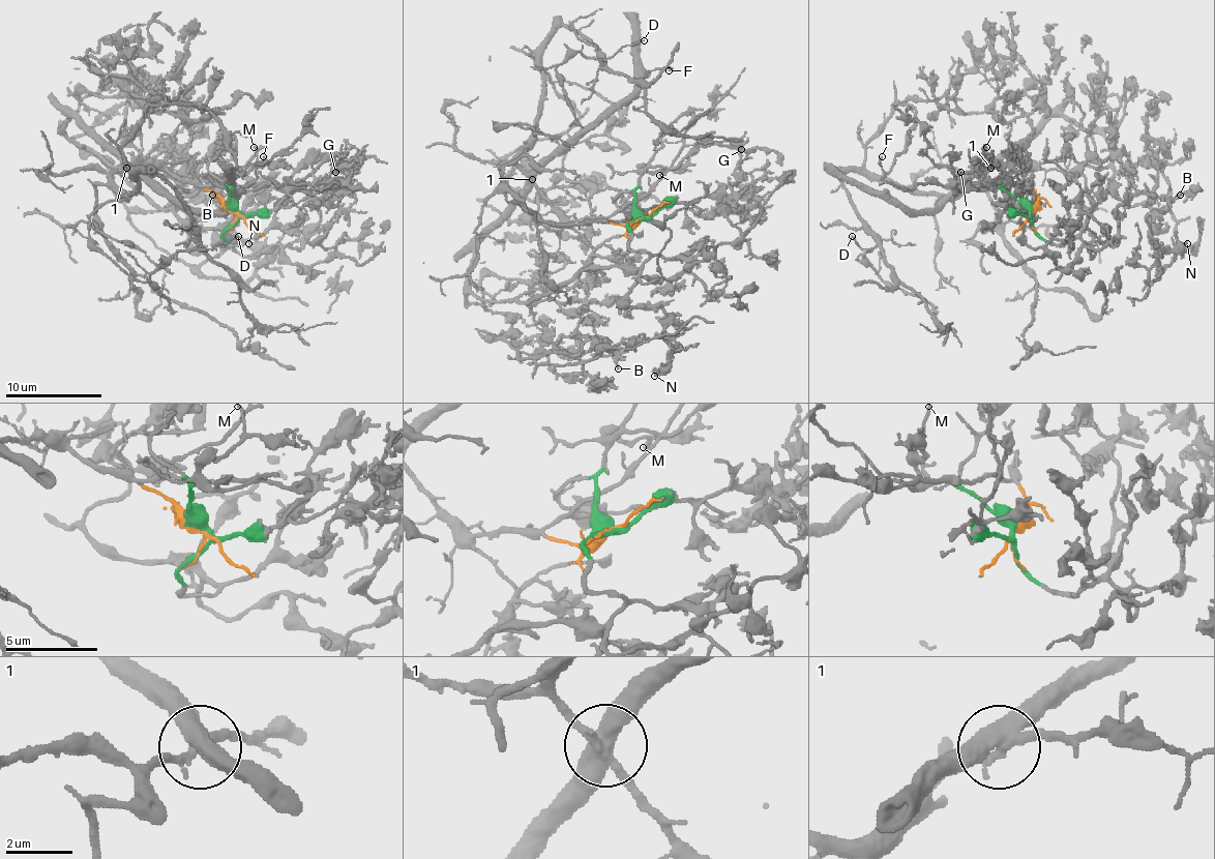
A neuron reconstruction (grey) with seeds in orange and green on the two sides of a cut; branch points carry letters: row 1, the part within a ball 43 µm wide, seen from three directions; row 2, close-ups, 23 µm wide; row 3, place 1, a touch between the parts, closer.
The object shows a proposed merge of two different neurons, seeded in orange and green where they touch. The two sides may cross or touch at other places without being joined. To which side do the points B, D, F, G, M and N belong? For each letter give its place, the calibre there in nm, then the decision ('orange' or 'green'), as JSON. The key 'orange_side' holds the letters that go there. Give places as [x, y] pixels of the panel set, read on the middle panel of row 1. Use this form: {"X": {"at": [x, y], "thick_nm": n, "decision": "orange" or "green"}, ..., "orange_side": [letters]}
{"B": {"at": [618, 368], "thick_nm": 80, "decision": "green"}, "D": {"at": [644, 40], "thick_nm": 90, "decision": "orange"}, "F": {"at": [669, 70], "thick_nm": 150, "decision": "orange"}, "G": {"at": [741, 149], "thick_nm": 110, "decision": "green"}, "M": {"at": [659, 175], "thick_nm": 130, "decision": "green"}, "N": {"at": [654, 376], "thick_nm": 380, "decision": "green"}, "orange_side": ["D", "F"]}

